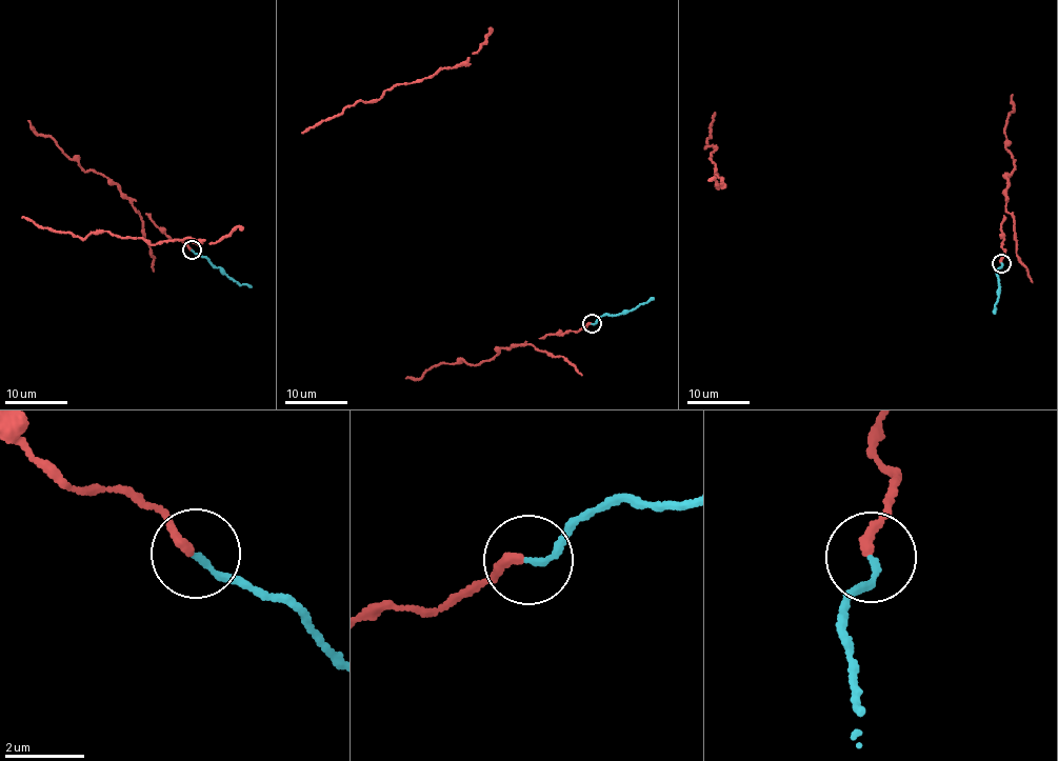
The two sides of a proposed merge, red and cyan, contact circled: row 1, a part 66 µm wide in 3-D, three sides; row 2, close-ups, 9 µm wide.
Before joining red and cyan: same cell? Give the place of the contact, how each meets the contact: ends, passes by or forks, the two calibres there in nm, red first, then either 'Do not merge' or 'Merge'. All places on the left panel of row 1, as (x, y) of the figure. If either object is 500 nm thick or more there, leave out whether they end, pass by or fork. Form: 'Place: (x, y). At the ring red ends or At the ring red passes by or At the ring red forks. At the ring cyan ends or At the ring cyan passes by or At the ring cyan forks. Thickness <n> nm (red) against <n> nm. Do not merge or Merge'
Place: (192, 249). At the ring red ends. At the ring cyan ends. Thickness 240 nm (red) against 160 nm. Merge

